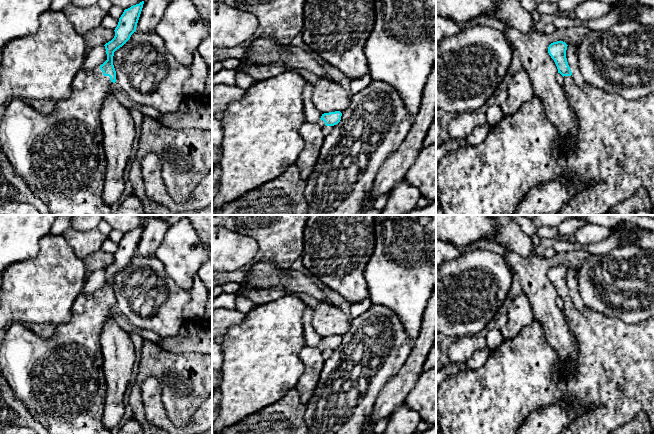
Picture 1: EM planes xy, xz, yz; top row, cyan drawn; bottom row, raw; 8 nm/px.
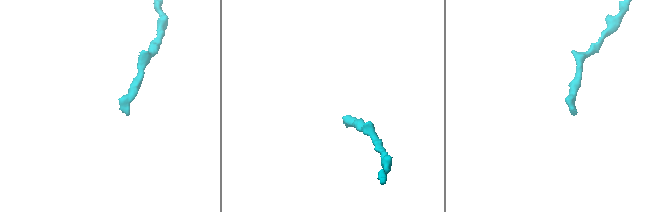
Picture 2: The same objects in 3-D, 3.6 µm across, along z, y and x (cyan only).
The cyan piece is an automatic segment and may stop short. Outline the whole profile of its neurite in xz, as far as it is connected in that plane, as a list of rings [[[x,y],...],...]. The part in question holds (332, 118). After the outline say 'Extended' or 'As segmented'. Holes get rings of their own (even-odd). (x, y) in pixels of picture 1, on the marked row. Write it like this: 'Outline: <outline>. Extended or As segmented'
Outline: [[[340,111],[329,112],[322,114],[319,121],[310,123],[305,121],[300,129],[299,133],[304,140],[304,147],[301,150],[295,165],[300,171],[300,178],[305,181],[312,173],[316,161],[319,157],[321,147],[325,135],[322,133],[322,129],[325,126],[334,126],[341,120],[342,113]]]. Extended

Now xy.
Outline: [[[144,1],[124,10],[114,30],[114,38],[104,45],[107,60],[91,70],[86,70],[83,66],[72,81],[70,95],[59,101],[52,113],[42,115],[22,99],[12,99],[6,104],[5,114],[0,124],[1,148],[14,171],[46,204],[52,215],[113,215],[114,213],[110,206],[104,203],[102,197],[107,159],[103,146],[100,111],[106,95],[110,93],[110,85],[116,82],[114,52],[122,47],[136,31],[143,4]]]. Extended

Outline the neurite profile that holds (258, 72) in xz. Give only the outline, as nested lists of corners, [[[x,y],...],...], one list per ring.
[[[277,62],[273,65],[253,65],[247,68],[239,67],[237,72],[243,72],[256,81],[266,80],[279,75],[286,71],[286,68],[282,62]]]

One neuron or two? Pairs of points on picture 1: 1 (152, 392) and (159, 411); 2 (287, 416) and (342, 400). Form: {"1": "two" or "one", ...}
{"1": "one", "2": "two"}

